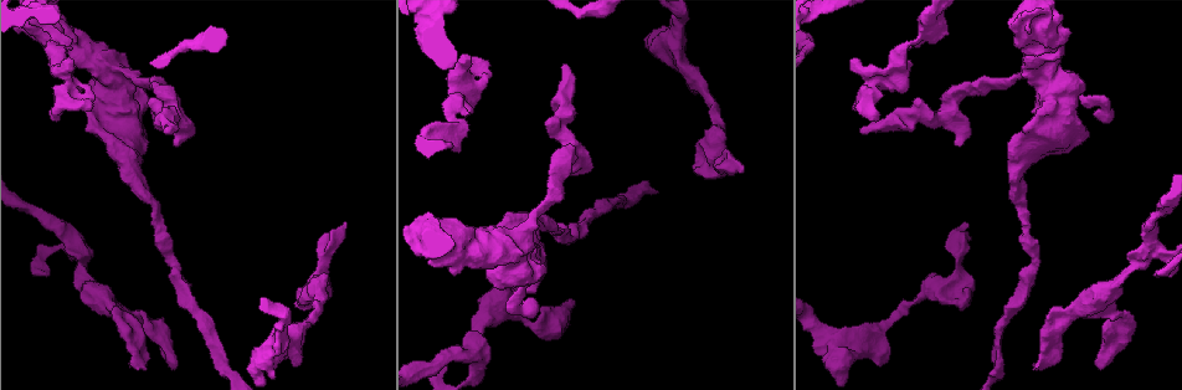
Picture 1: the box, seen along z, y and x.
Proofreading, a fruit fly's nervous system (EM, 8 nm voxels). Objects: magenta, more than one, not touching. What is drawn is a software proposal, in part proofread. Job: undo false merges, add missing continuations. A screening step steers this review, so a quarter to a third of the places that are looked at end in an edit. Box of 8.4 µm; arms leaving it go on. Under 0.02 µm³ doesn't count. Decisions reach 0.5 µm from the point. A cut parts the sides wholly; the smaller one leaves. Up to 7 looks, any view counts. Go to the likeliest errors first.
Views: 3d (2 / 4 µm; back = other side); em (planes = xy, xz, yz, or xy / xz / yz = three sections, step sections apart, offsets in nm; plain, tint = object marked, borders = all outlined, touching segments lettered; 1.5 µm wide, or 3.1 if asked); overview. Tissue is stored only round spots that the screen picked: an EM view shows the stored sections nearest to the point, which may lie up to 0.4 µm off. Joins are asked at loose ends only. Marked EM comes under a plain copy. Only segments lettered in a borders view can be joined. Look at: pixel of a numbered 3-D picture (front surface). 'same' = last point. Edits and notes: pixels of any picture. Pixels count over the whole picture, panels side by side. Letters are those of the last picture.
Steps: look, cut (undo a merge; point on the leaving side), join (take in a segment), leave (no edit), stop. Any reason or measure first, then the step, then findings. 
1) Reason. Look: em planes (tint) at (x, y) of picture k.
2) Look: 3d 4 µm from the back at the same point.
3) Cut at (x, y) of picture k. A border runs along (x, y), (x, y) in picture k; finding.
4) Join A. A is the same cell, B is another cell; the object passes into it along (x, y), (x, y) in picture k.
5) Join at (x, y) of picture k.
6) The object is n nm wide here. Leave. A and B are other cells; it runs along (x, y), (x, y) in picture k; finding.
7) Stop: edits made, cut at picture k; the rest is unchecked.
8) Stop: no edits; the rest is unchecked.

Three arms meet. Look: 3d 4 µm at (1150, 246) of picture 1.

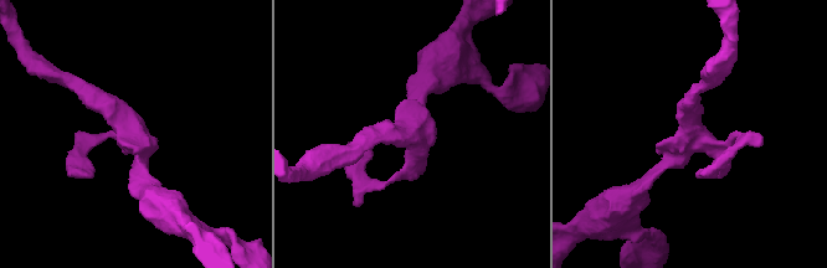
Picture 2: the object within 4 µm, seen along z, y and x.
Now the EM. Look: em yz step 4 (borders) at (413, 129) of picture 2.

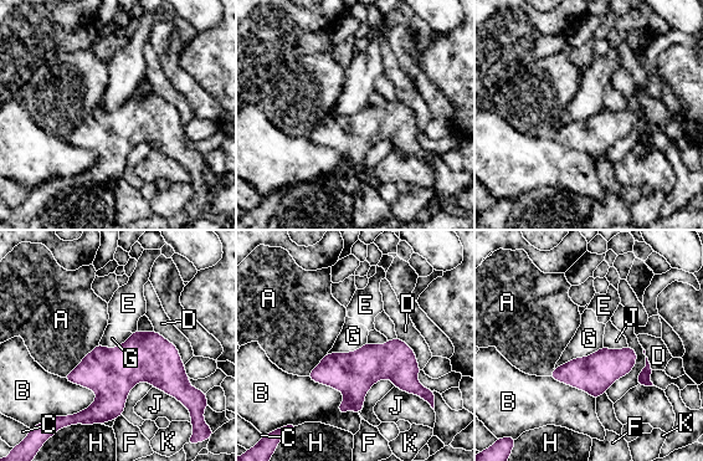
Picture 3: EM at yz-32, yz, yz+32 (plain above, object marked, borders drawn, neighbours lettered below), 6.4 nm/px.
The longest contact is with B, 420 nm. Leave. A, B, C, D, E, F, G, H, J and K are other cells; a border runs along (603, 346), (554, 369) in picture 3; all the same cell.

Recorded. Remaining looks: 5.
Branch stops here. Look: 3d 2 µm at (878, 120) of picture 1.

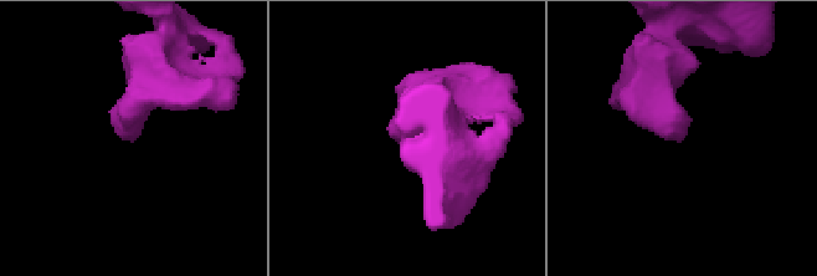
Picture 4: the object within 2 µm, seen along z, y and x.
Now the EM. Look: em xz step 8 (tint) at (680, 137) of picture 4.

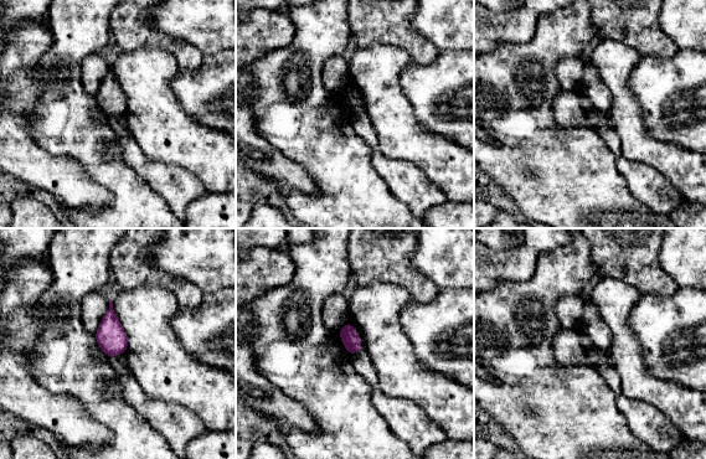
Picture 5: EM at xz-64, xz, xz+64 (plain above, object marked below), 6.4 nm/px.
Look: em planes (borders) at the same point.

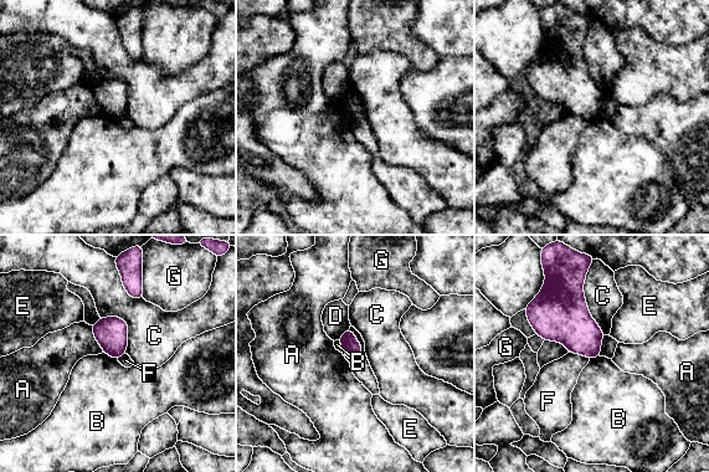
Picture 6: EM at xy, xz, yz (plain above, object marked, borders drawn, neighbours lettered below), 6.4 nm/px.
The longest contact is with C, 440 nm. Leave. A, B, C, D, E, F and G are other cells; no lettered segment goes on from it.

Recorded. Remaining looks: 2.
An open end. Look: em planes (borders) at (547, 264) of picture 1.

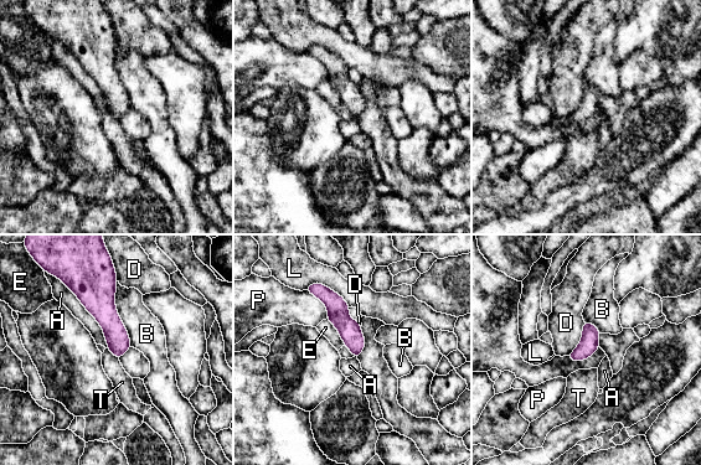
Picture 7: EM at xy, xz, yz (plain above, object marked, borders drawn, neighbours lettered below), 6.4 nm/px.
Leave. A, B, D, E, L, P and T are other cells; none of them fits.

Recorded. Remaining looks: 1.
Stop: no edits; the rest is unchecked.

